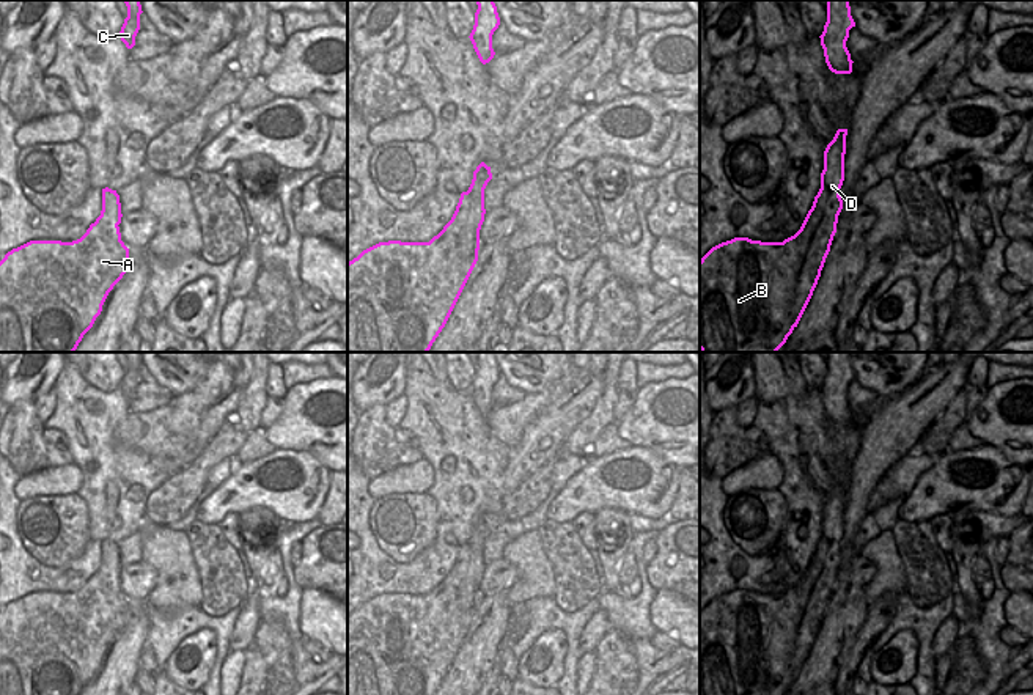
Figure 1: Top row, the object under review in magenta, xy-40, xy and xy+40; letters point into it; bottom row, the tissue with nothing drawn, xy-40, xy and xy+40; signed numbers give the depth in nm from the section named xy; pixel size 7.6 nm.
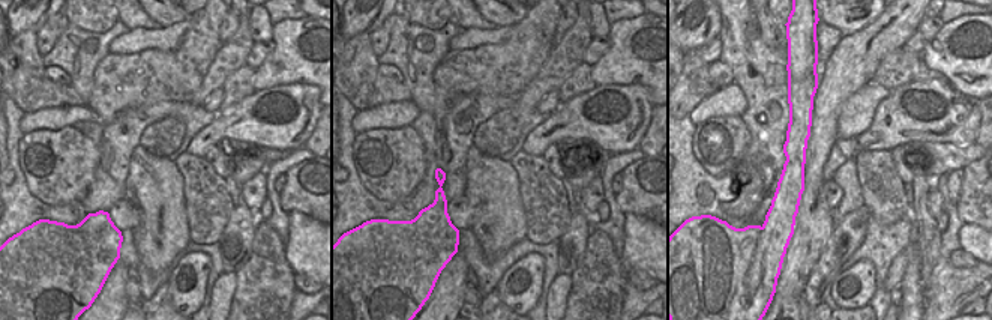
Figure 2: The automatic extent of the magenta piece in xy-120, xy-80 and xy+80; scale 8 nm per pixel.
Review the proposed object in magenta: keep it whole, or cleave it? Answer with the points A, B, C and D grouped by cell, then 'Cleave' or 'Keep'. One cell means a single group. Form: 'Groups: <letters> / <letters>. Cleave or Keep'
Groups: A B / C D. Cleave

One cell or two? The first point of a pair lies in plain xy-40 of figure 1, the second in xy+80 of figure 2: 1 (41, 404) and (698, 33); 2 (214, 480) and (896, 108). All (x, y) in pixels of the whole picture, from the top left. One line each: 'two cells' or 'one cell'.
1: two cells
2: two cells

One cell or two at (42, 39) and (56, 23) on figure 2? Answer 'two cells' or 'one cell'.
one cell

